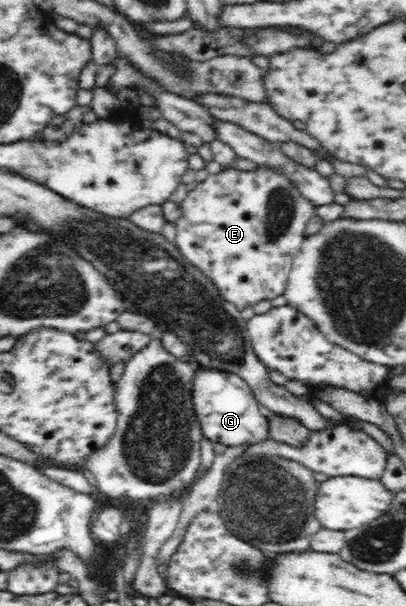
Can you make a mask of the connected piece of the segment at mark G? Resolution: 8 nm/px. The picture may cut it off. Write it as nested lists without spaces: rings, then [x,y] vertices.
[[[203,371],[193,376],[192,402],[205,438],[226,446],[256,444],[270,437],[267,412],[242,377],[230,371]]]

